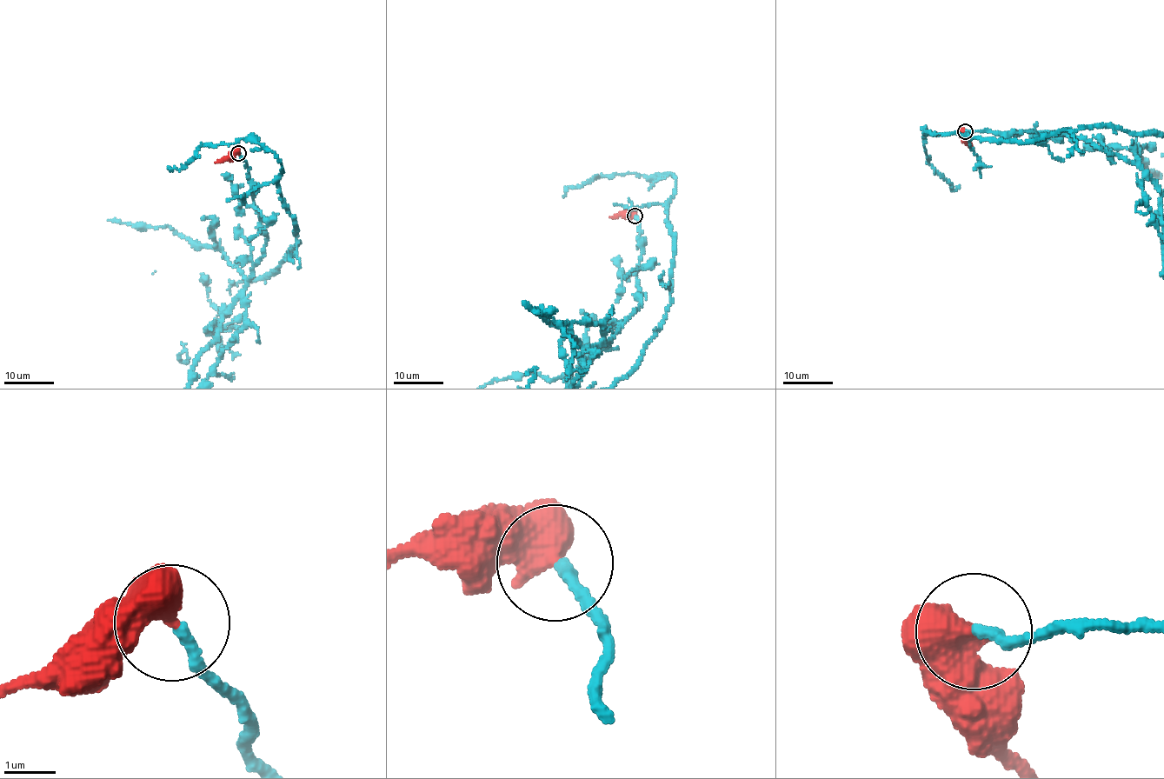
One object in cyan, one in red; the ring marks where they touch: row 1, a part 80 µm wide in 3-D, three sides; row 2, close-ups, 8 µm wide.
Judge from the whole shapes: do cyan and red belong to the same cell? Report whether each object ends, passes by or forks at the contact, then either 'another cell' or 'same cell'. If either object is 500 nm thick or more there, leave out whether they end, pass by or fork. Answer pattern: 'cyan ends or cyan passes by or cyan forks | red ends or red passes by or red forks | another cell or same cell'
same cell

